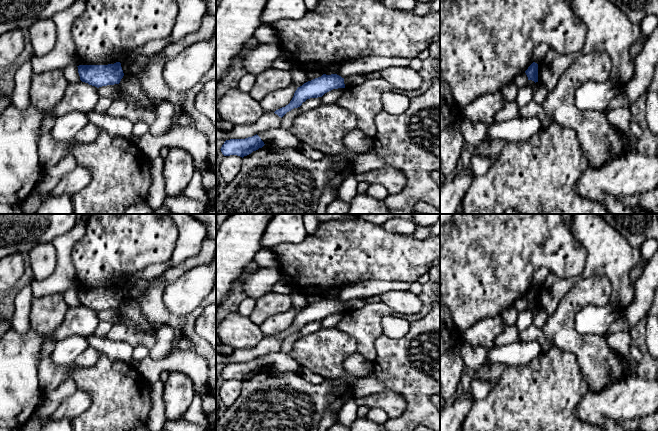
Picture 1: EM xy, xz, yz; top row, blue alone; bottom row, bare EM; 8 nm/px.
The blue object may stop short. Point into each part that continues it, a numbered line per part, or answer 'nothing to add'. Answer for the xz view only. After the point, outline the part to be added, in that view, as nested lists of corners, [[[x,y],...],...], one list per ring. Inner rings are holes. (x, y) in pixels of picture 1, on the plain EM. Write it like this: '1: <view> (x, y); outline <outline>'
nothing to add

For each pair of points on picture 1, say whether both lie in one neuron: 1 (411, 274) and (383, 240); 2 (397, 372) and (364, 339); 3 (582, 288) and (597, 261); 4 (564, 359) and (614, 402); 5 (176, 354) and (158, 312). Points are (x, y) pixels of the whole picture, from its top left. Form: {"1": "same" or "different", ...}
{"1": "same", "2": "different", "3": "different", "4": "different", "5": "different"}

